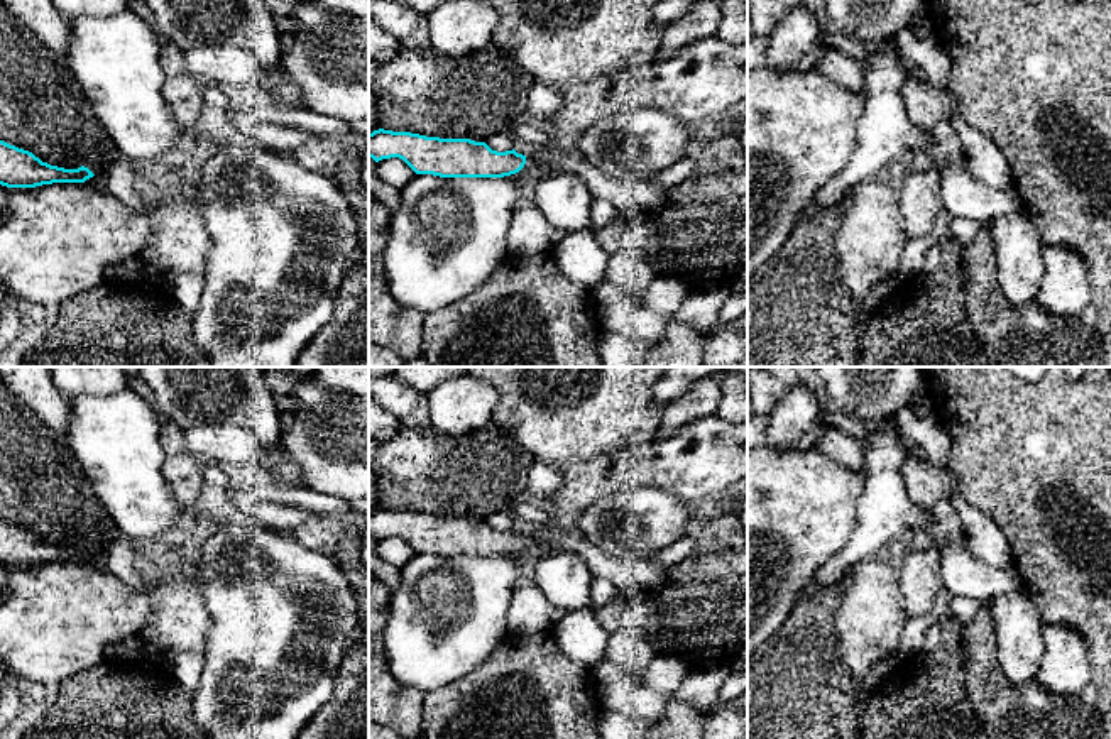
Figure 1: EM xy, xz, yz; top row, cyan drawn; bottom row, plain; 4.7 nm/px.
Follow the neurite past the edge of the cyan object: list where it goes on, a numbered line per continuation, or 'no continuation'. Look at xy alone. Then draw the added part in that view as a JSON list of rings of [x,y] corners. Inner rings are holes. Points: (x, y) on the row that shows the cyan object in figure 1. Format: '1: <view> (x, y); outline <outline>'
no continuation

